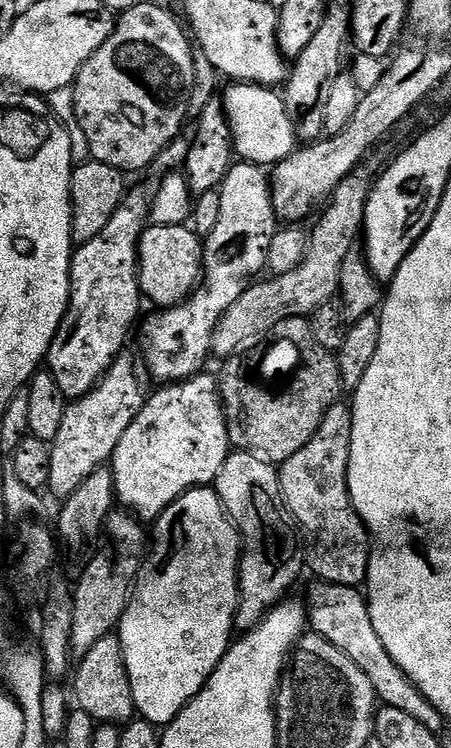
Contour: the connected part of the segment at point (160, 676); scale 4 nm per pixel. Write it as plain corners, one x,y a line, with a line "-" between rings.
205,486
202,488
192,488
186,494
182,494
177,500
160,515
155,521
156,536
154,532
154,543
150,548
150,555
144,561
144,567
136,580
136,587
132,590
132,598
128,602
128,609
120,620
118,635
122,642
122,654
126,658
126,670
130,678
130,690
134,690
134,706
136,707
139,719
148,720
157,726
170,726
174,718
180,716
180,711
188,706
191,700
195,700
199,692
204,690
211,681
214,670
220,667
223,660
228,655
228,649
233,643
232,632
236,628
236,608
240,604
240,581
238,573
240,571
240,553
242,545
240,543
240,533
236,531
235,524
229,516
222,502
218,498
215,487

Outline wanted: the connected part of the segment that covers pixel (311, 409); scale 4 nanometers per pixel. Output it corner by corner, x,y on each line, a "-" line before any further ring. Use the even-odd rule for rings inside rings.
270,342
251,348
243,356
234,356
223,361
224,369
218,372
220,398
224,401
224,413
228,423
228,442
233,449
241,452
255,452
269,464
285,464
318,430
322,418
341,399
342,385
340,371
335,357
320,360
312,366
310,378
310,400
308,400
308,378
300,370
294,376
296,366
278,376
266,376
264,364
270,356
-
288,404
304,404
306,408
288,408

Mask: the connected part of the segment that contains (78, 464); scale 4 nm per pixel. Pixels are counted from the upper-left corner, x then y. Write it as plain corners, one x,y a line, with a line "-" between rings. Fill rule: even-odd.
128,354
117,356
108,373
93,386
90,394
69,403
66,414
62,414
58,438
50,441
49,493
67,498
78,490
78,486
82,486
82,482
86,482
86,478
90,478
90,474
94,474
94,470
105,467
111,461
118,442
122,442
122,434
130,430
130,422
134,422
146,399
138,364
137,368

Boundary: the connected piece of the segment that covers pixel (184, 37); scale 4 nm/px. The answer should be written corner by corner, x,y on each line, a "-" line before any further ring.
142,2
130,10
121,12
113,33
110,34
105,44
82,66
71,89
74,94
74,114
78,118
78,126
82,126
82,134
86,134
86,142
92,151
91,159
106,162
106,166
114,166
119,172
125,174
140,172
143,168
151,169
156,163
158,154
162,154
162,150
166,150
166,146
170,146
170,142
174,142
181,135
179,128
180,112
182,116
188,102
189,92
194,86
194,44
189,33
182,27
181,21
177,20
166,9
159,8
156,4
148,4
148,2

